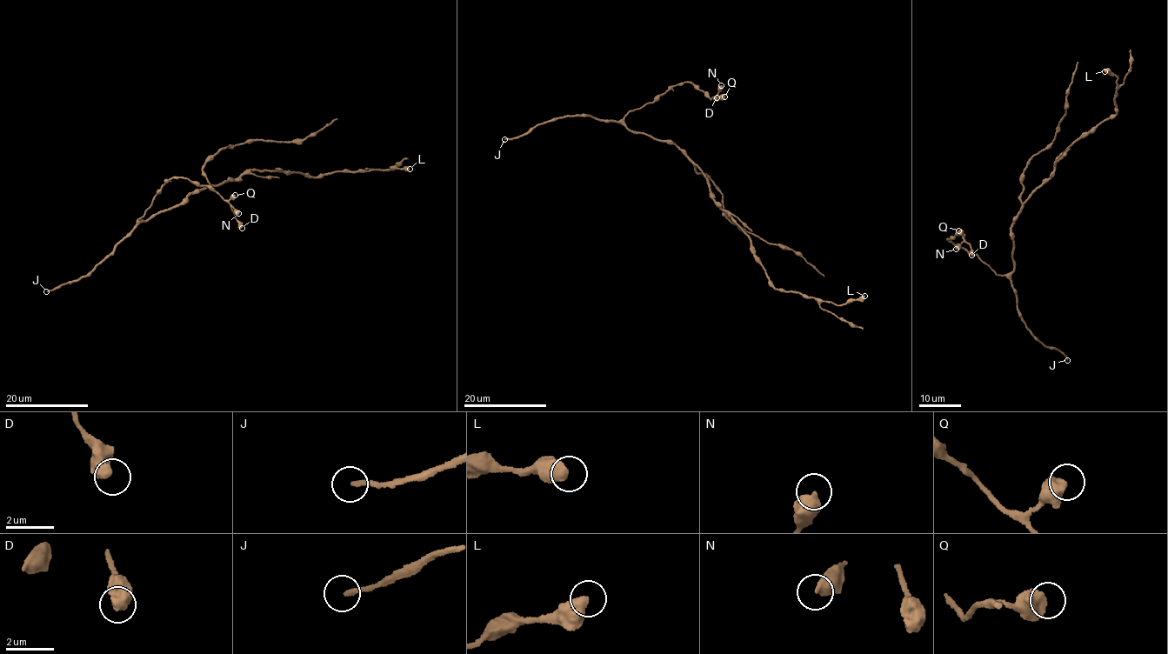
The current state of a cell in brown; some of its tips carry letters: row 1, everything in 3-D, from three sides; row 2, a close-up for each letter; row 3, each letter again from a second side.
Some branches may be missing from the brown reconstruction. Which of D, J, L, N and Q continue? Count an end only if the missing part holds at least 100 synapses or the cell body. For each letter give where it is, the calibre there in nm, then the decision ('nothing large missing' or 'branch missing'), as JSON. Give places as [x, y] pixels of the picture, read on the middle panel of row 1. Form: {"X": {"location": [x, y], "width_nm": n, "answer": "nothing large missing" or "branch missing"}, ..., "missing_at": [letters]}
{"D": {"location": [717, 97], "width_nm": 550, "answer": "nothing large missing"}, "J": {"location": [504, 139], "width_nm": 200, "answer": "branch missing"}, "L": {"location": [864, 296], "width_nm": 600, "answer": "nothing large missing"}, "N": {"location": [721, 85], "width_nm": 550, "answer": "nothing large missing"}, "Q": {"location": [724, 96], "width_nm": 700, "answer": "nothing large missing"}, "missing_at": ["J"]}

